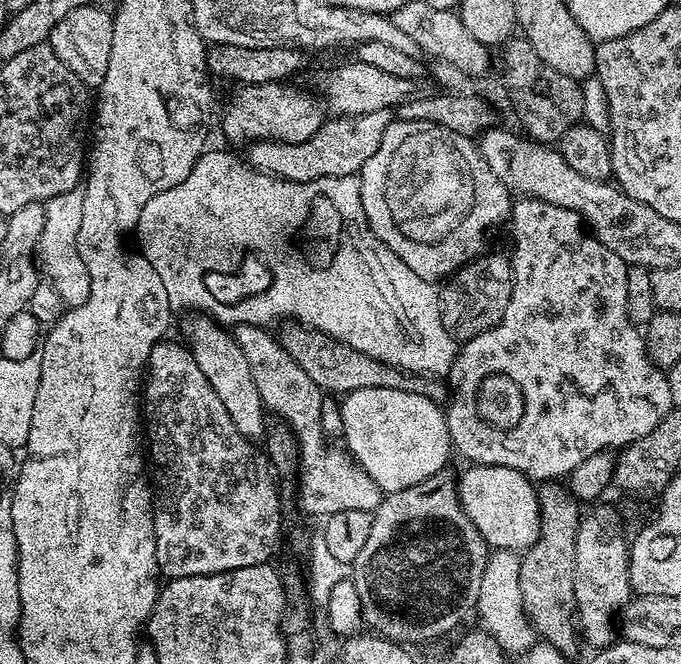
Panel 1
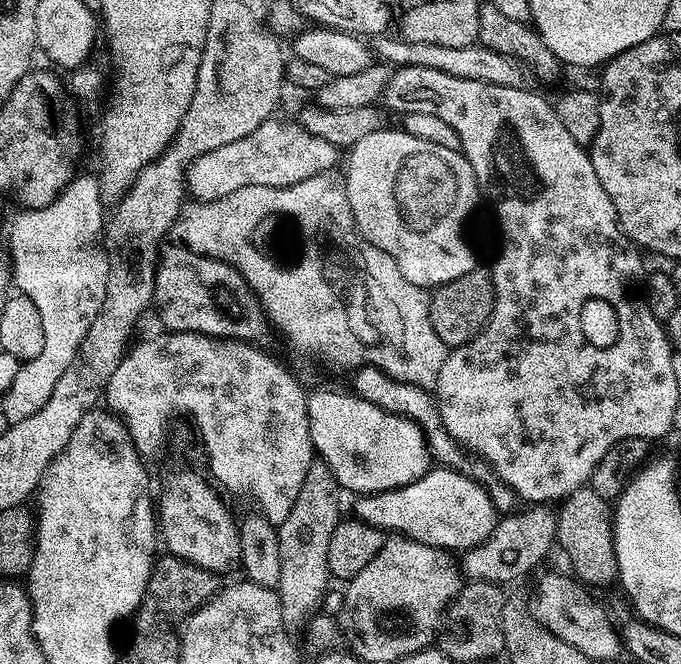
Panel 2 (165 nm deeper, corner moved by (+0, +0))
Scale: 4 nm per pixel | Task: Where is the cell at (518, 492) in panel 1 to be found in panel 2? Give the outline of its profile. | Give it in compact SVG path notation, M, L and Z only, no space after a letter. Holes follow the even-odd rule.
M443 466L429 467L422 478L401 488L361 495L355 519L381 528L385 534L409 536L435 548L463 550L478 546L496 529L498 509L487 487L465 472Z

